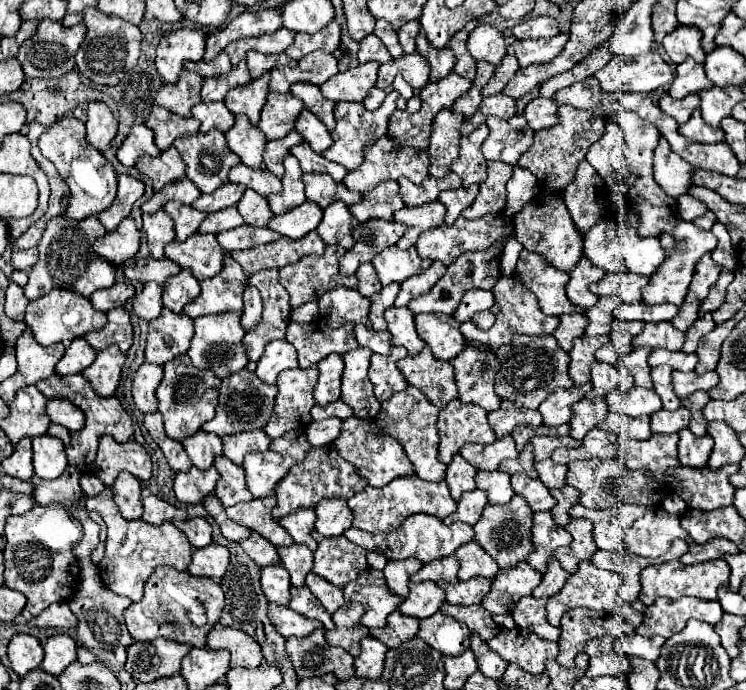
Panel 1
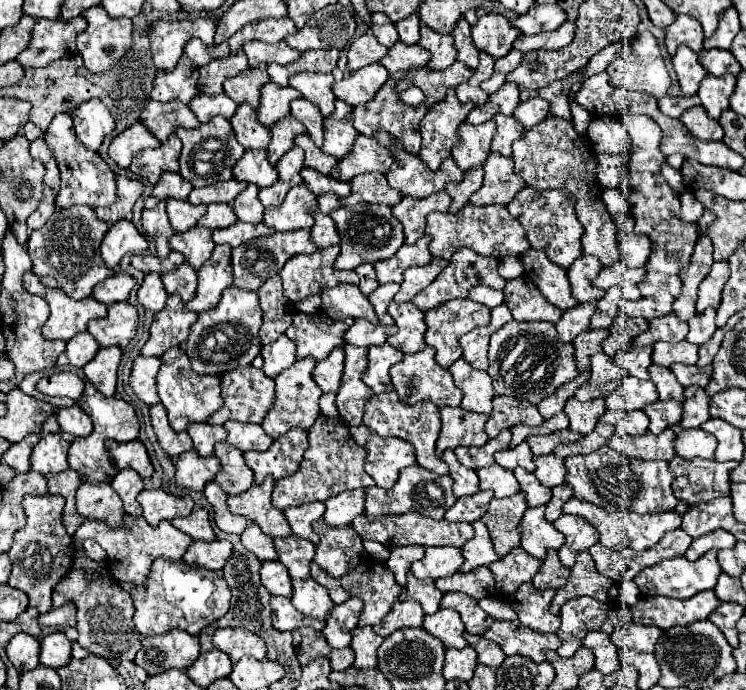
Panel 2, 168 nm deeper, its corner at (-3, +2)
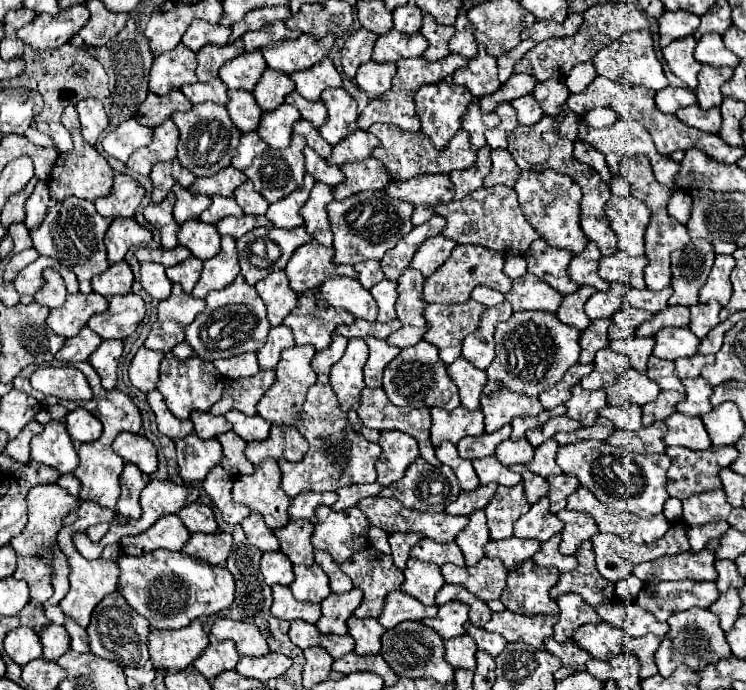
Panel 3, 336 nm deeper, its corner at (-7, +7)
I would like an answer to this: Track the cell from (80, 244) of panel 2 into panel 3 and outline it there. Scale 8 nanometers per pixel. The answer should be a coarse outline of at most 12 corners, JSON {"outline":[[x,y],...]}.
{"outline":[[66,198],[30,230],[38,254],[78,278],[82,294],[108,270],[104,234],[114,218]]}

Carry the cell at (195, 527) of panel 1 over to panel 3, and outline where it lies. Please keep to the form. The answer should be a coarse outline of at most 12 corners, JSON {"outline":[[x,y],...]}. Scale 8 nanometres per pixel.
{"outline":[[202,502],[184,506],[178,518],[190,532],[218,530],[212,508]]}

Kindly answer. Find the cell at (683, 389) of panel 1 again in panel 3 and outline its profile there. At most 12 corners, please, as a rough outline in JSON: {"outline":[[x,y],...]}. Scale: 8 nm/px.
{"outline":[[694,354],[692,358],[678,358],[676,376],[696,378],[714,356]]}

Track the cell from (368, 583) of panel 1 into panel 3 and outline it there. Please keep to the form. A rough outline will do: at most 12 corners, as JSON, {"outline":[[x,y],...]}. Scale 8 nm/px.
{"outline":[[374,546],[340,568],[364,592],[356,618],[378,618],[386,594],[404,582],[392,556]]}

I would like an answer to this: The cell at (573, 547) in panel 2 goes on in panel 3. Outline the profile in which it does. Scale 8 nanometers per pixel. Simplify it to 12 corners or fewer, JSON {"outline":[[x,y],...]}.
{"outline":[[560,510],[562,554],[572,556],[598,532],[594,518]]}

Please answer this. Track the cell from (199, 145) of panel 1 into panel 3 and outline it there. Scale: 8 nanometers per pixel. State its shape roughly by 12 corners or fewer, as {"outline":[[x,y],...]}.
{"outline":[[202,102],[170,118],[178,160],[196,176],[230,166],[240,142],[224,106]]}

